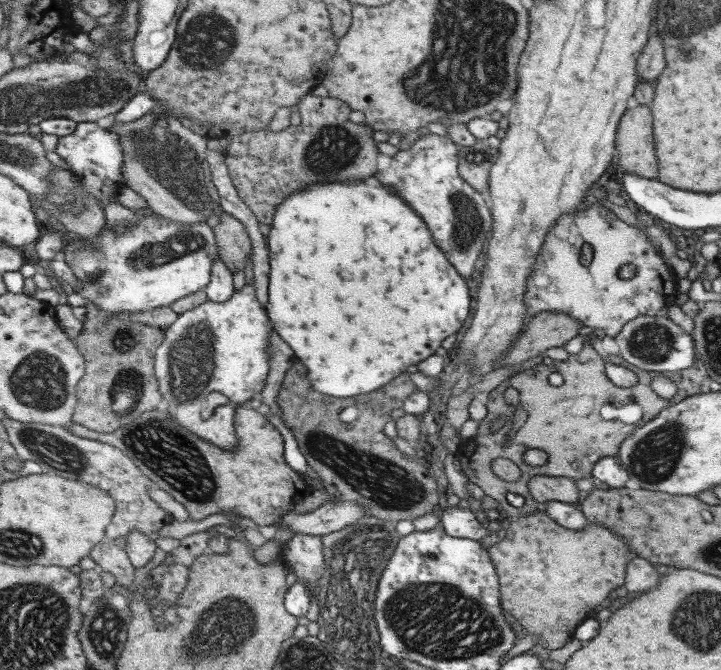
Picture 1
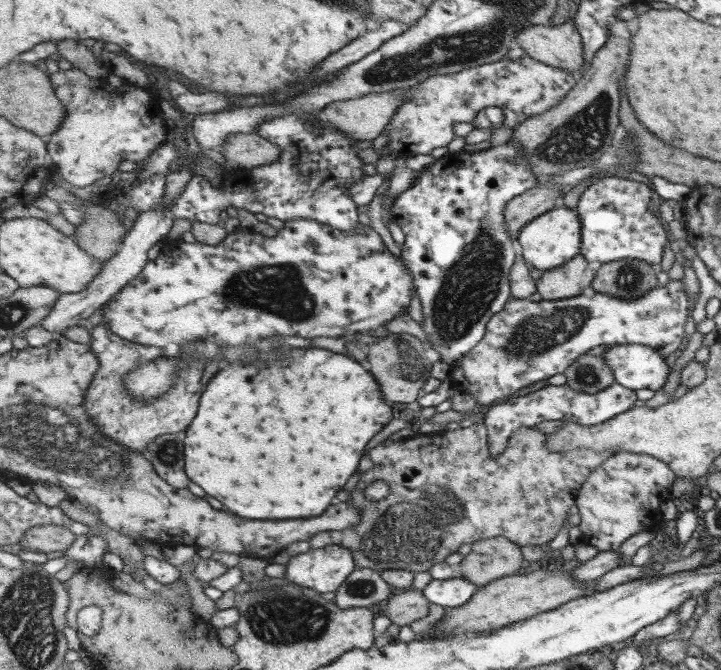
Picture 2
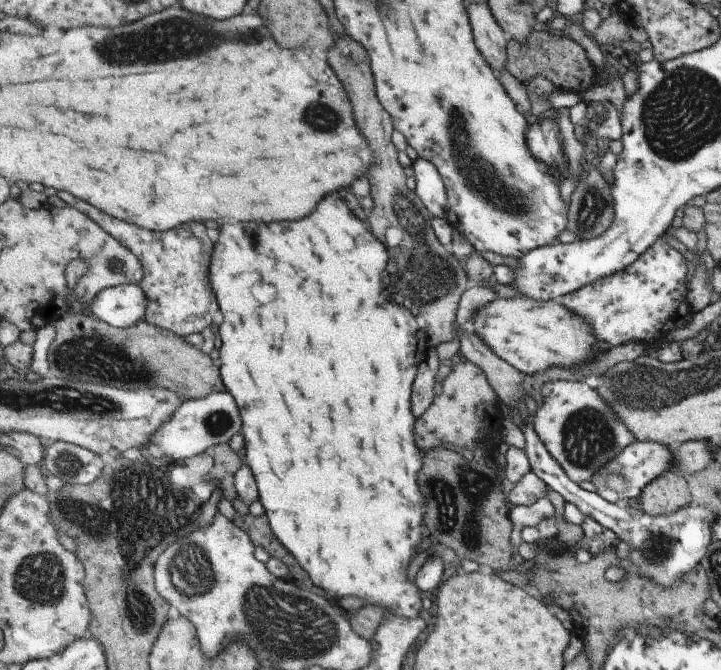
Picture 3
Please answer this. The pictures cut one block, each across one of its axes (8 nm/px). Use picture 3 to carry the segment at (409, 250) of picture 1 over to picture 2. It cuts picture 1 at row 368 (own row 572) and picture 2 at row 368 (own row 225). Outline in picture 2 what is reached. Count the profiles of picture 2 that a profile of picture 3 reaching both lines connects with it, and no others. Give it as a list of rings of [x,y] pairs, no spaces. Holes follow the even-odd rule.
[[[295,348],[289,350],[289,354],[273,354],[269,356],[265,366],[237,366],[237,368],[227,368],[219,372],[207,386],[205,394],[201,396],[201,410],[197,418],[193,420],[193,426],[187,430],[185,438],[185,456],[187,456],[187,476],[199,484],[203,490],[207,490],[209,496],[215,496],[221,500],[231,514],[237,514],[239,518],[249,518],[249,520],[291,520],[291,518],[311,518],[323,514],[331,504],[337,492],[345,488],[349,478],[357,472],[361,456],[365,452],[365,446],[383,431],[383,427],[393,420],[393,410],[390,402],[385,399],[384,391],[381,390],[379,380],[374,374],[367,372],[359,362],[335,354],[331,350],[321,350],[321,348]]]

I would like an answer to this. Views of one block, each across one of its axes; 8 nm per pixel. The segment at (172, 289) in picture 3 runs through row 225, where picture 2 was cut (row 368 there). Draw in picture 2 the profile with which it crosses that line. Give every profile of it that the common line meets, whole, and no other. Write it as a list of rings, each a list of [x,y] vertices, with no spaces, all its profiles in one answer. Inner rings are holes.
[[[102,321],[101,324],[91,329],[92,338],[90,344],[93,352],[101,360],[101,370],[96,374],[96,380],[89,385],[89,392],[85,393],[85,410],[88,411],[89,418],[96,424],[96,428],[115,443],[122,444],[132,452],[147,454],[148,447],[157,438],[165,434],[175,434],[181,430],[187,430],[197,416],[199,410],[199,398],[201,398],[201,378],[205,372],[205,362],[193,362],[185,366],[179,374],[177,388],[171,390],[167,396],[159,398],[153,404],[133,404],[133,400],[125,394],[125,378],[129,376],[127,372],[139,366],[141,362],[157,358],[163,350],[157,348],[145,348],[136,342],[121,338],[120,335],[113,334],[109,324]]]

